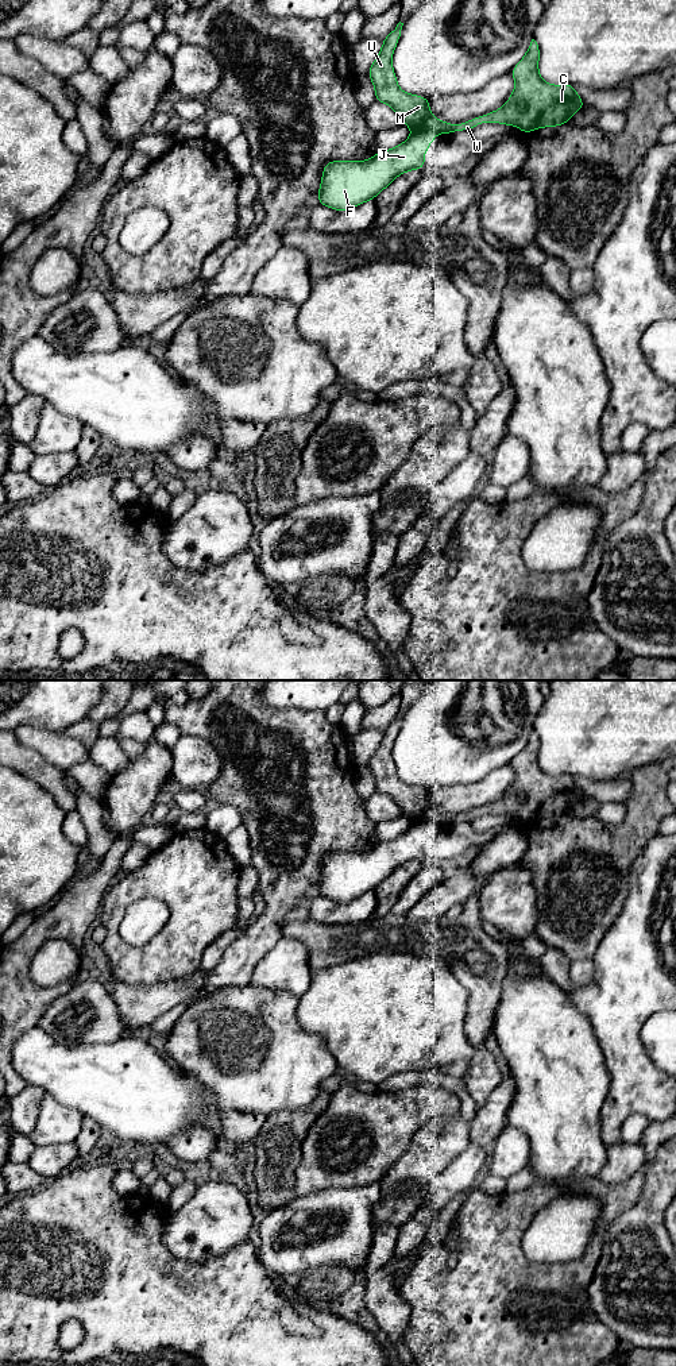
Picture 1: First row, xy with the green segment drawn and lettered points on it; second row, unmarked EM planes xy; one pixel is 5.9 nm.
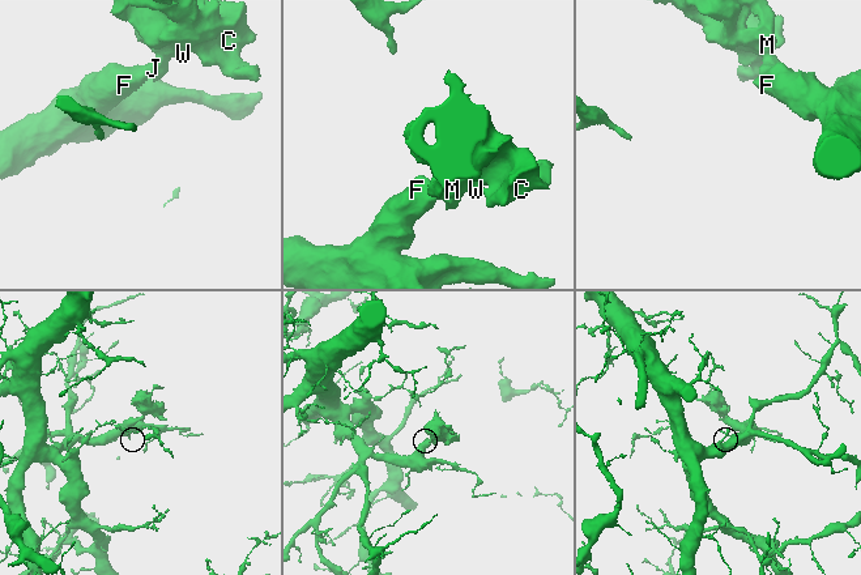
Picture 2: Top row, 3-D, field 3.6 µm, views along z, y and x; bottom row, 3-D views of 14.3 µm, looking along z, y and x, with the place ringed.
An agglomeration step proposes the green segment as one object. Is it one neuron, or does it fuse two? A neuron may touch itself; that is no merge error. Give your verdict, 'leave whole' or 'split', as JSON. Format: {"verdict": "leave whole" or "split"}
{"verdict": "split"}

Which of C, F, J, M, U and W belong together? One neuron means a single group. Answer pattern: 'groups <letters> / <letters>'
groups C M U W / F J

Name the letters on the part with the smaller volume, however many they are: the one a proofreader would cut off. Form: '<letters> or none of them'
C, M, U, W

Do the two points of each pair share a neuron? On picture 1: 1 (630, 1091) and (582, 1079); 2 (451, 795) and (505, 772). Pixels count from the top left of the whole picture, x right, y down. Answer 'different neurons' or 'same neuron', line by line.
1: different neurons
2: same neuron

